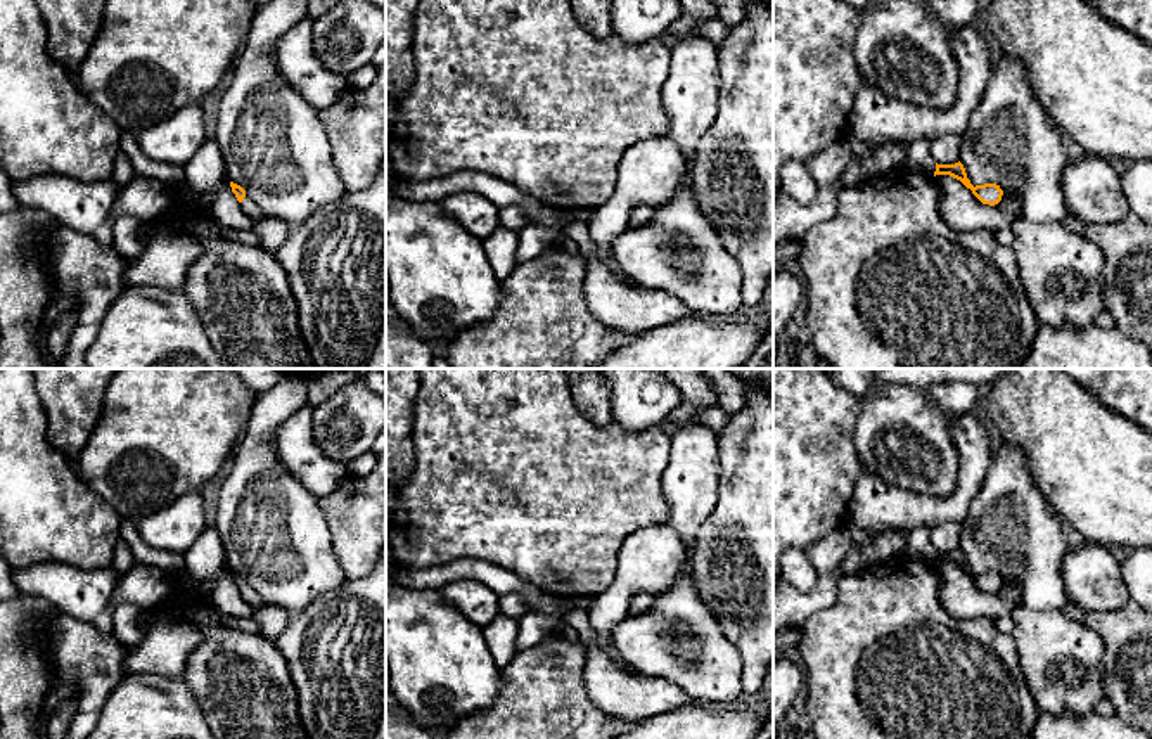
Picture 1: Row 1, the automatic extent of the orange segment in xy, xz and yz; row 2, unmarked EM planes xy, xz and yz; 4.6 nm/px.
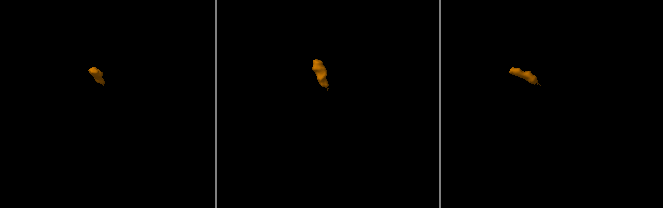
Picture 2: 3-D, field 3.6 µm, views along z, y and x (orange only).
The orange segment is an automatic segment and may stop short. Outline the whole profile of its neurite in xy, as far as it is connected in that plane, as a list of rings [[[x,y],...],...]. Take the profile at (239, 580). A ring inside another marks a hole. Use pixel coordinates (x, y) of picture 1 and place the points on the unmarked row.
[[[230,569],[230,575],[247,604],[254,607],[263,604],[263,599],[246,583],[246,578],[240,573]]]

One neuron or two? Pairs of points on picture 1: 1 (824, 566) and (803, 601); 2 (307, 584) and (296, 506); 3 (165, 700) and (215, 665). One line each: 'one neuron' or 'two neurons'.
1: one neuron
2: one neuron
3: two neurons

